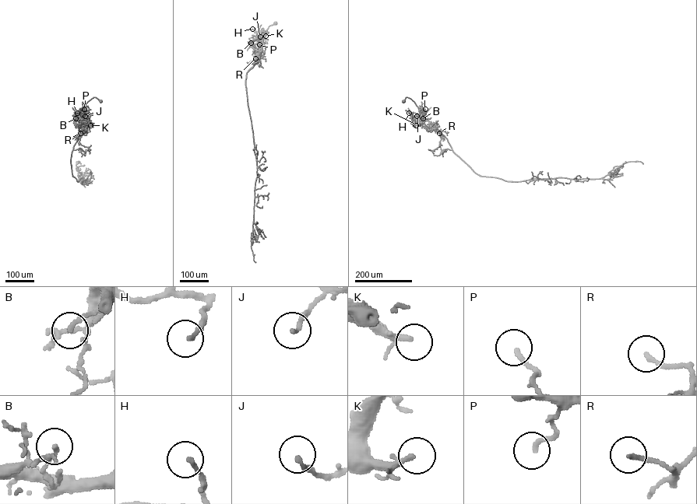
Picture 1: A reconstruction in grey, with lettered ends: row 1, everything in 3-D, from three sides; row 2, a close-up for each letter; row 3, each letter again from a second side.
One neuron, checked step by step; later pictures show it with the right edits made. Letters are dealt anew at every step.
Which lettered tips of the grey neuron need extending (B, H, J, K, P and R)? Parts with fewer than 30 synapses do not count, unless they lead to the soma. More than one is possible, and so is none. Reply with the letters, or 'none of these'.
K

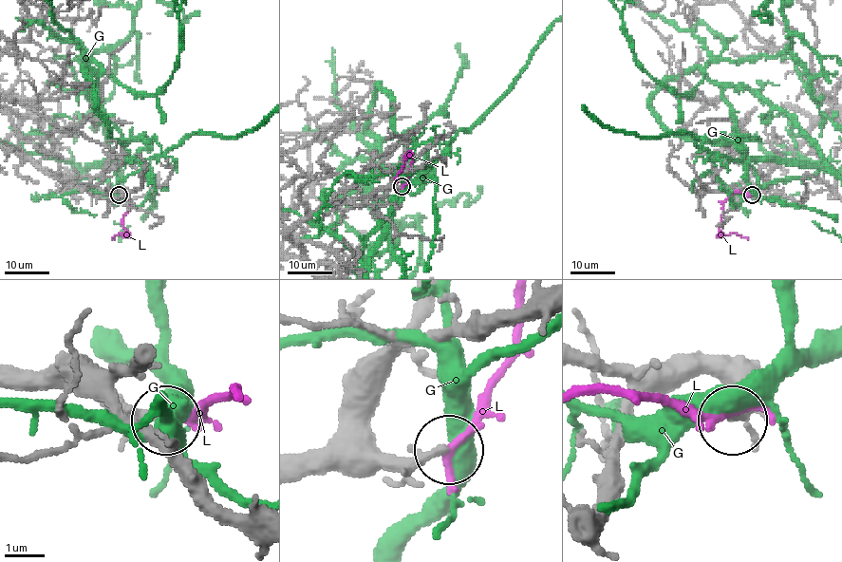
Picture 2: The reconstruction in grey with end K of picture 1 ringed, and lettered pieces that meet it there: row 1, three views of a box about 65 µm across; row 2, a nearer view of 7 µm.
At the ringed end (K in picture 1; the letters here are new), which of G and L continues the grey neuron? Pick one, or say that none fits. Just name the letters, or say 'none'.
none

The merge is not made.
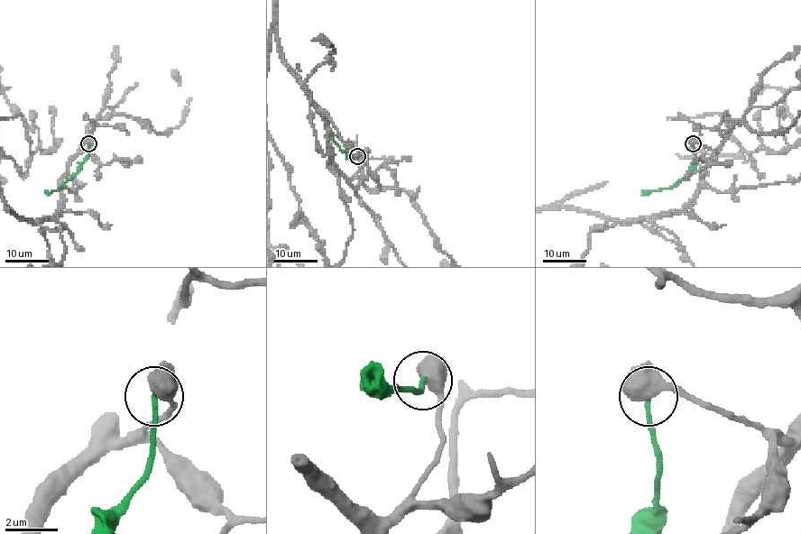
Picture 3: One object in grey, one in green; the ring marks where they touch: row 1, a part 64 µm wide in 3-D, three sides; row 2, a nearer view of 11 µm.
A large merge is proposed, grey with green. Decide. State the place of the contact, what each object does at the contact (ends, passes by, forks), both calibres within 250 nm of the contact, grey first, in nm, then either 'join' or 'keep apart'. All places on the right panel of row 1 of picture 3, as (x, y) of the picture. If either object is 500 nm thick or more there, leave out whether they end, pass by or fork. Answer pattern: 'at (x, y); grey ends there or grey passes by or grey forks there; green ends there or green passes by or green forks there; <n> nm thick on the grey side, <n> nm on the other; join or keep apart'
at (693, 143); 600 nm thick on the grey side, 170 nm on the other; keep apart

